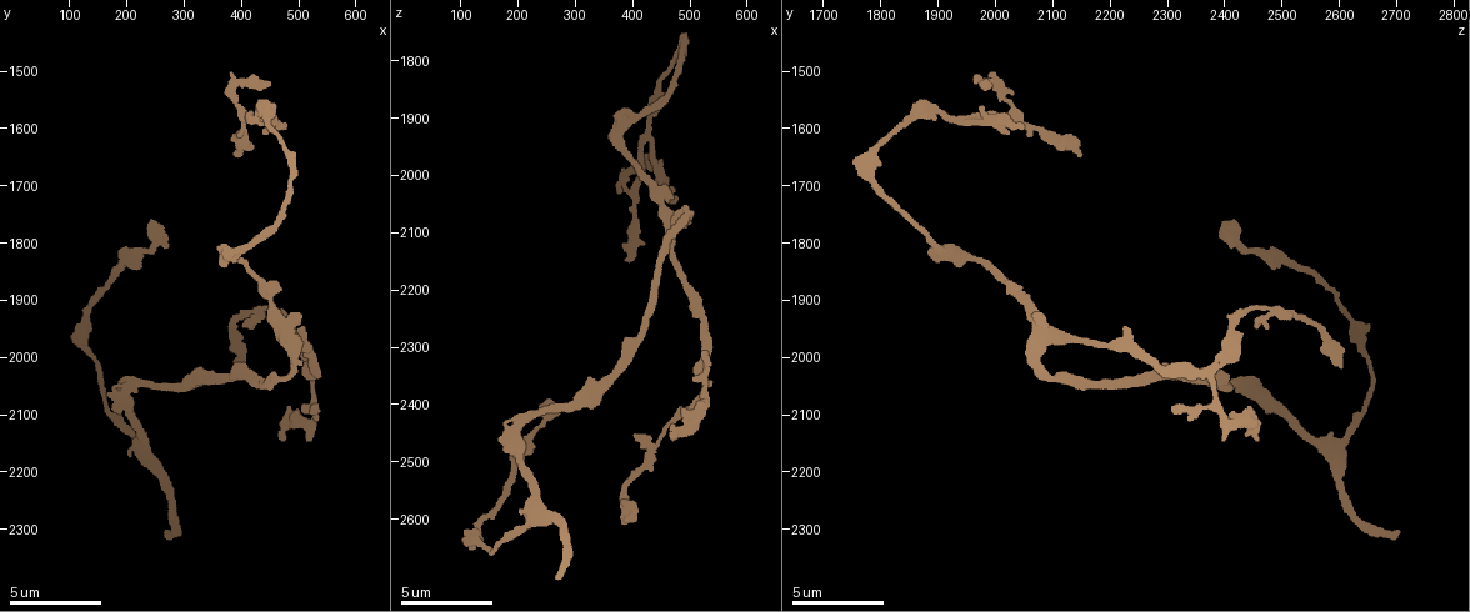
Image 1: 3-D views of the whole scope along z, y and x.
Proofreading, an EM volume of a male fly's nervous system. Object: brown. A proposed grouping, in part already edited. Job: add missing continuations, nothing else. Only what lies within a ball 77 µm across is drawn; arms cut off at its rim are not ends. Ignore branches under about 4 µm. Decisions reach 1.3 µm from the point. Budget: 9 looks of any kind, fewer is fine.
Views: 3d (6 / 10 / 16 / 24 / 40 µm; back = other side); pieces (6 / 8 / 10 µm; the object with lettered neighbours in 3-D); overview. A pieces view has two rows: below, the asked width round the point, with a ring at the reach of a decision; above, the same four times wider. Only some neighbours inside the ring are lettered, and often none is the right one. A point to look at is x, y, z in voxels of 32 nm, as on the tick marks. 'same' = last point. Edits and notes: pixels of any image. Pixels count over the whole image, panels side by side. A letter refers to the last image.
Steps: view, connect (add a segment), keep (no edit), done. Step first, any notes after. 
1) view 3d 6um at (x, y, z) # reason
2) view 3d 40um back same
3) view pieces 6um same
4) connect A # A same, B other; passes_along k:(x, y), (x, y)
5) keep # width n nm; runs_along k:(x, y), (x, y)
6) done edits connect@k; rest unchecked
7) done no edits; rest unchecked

view pieces 8um at (250, 1780, 2395) # an open end

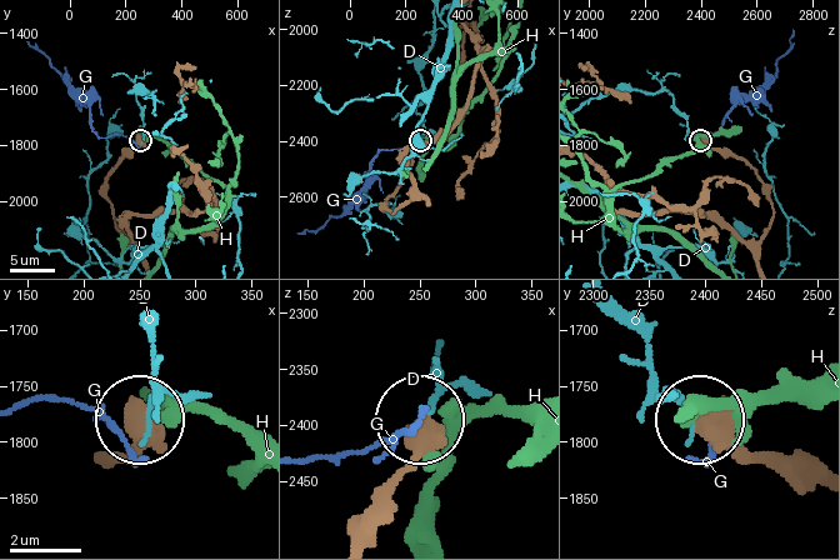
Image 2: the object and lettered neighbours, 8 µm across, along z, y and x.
keep # D other, G other, H other; runs_along 2:(819, 485), (756, 461), (706, 423); no lettered segment goes on from it

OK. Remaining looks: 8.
view pieces 8um at (470, 2140, 2455) # branch stops here

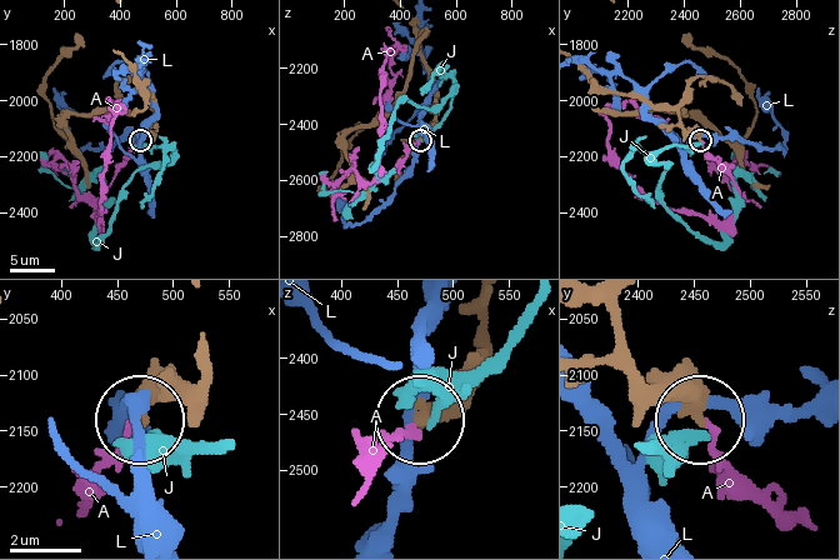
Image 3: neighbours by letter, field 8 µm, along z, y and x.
keep # A other, J other, L other; runs_along 3:(600, 303), (626, 365), (695, 416); no lettered segment goes on from it

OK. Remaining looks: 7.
view 3d 6um at (400, 2015, 2600) # free end

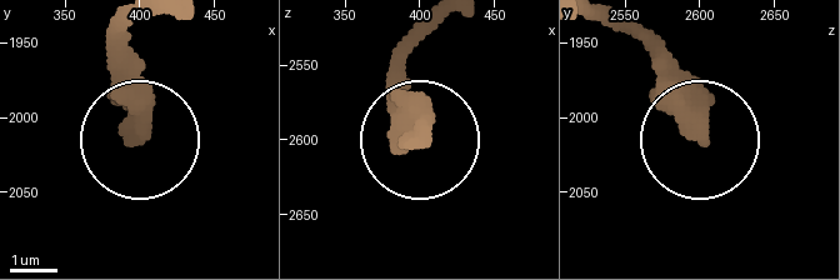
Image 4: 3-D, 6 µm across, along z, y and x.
view pieces 6um at (402, 2012, 2600) # what lies round it

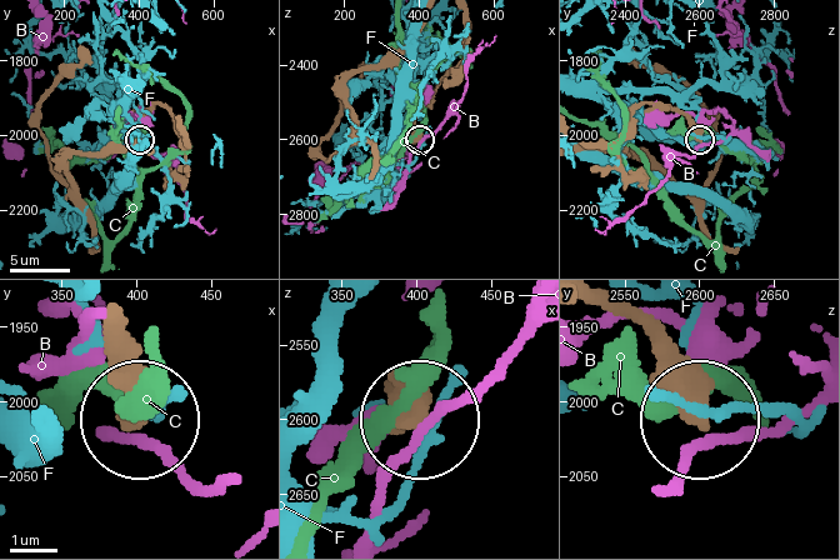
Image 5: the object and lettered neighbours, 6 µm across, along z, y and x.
keep # width 410 nm; B other, C other, F other; runs_along 5:(613, 304), (693, 415); none of them fits

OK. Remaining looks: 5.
view pieces 6um at (530, 2090, 2315) # free end

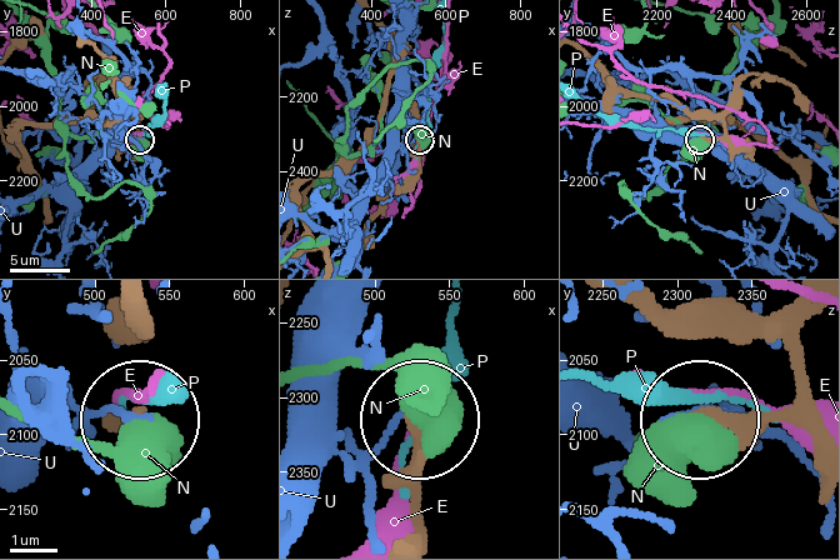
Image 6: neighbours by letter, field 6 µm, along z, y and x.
keep # E other, N other, P other, U other; no lettered segment goes on from it

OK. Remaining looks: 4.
done no edits; rest unchecked

